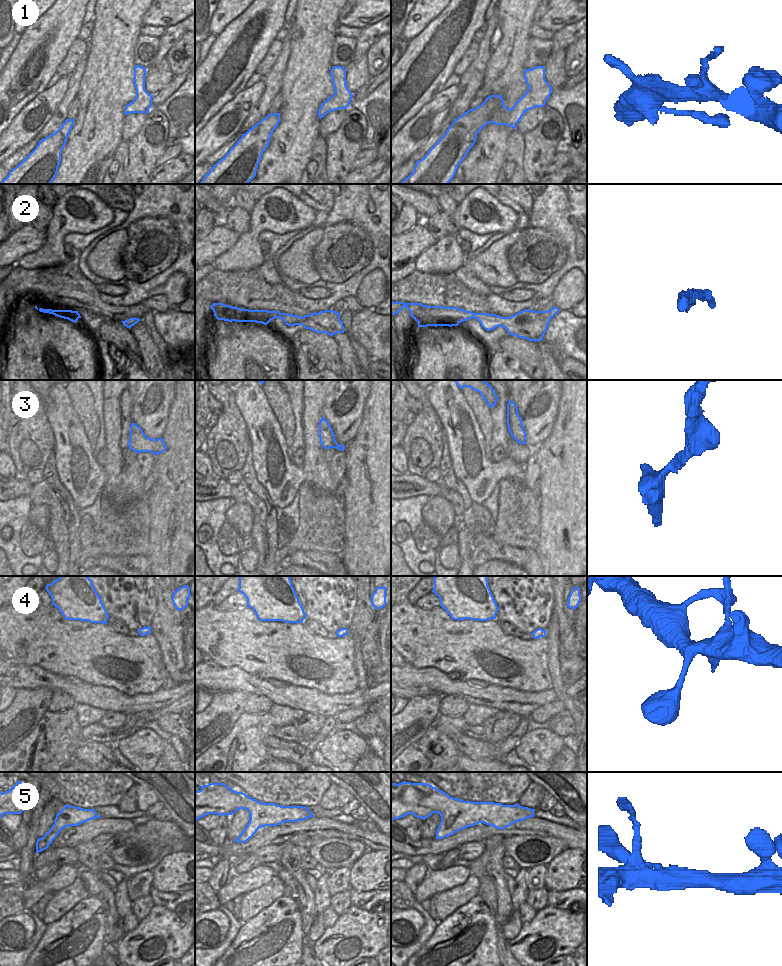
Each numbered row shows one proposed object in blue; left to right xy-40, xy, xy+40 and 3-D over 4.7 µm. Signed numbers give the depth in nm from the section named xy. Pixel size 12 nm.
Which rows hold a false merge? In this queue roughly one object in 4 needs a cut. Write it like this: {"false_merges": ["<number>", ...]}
{"false_merges": ["1"]}

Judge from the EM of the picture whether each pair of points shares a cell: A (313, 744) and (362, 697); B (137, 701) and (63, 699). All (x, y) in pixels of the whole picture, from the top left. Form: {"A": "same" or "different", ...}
{"A": "different", "B": "different"}

